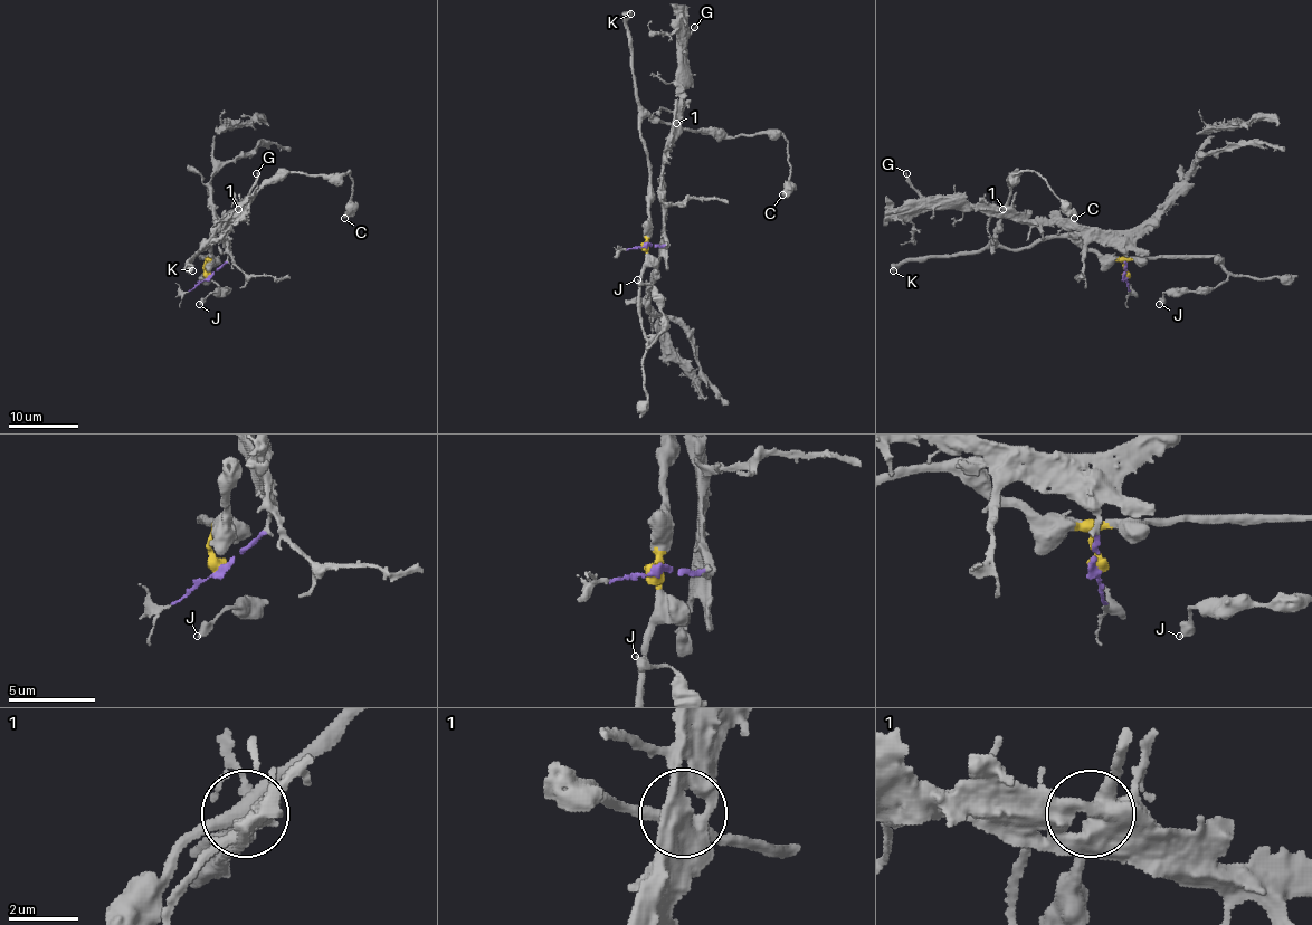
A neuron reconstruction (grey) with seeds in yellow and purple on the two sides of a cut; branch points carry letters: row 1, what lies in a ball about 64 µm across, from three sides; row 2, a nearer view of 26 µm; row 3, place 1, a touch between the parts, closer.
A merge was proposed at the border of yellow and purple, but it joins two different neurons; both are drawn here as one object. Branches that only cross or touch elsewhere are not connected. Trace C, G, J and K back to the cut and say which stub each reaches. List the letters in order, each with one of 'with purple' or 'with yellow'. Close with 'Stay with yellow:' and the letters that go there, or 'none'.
C: with yellow
G: with purple
J: with yellow
K: with yellow
Stay with yellow: C, J, K

